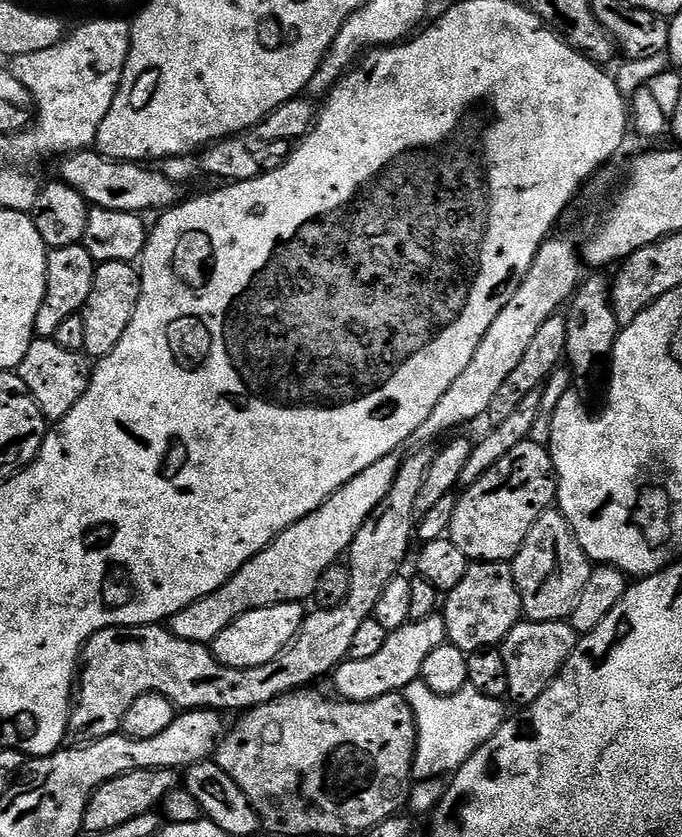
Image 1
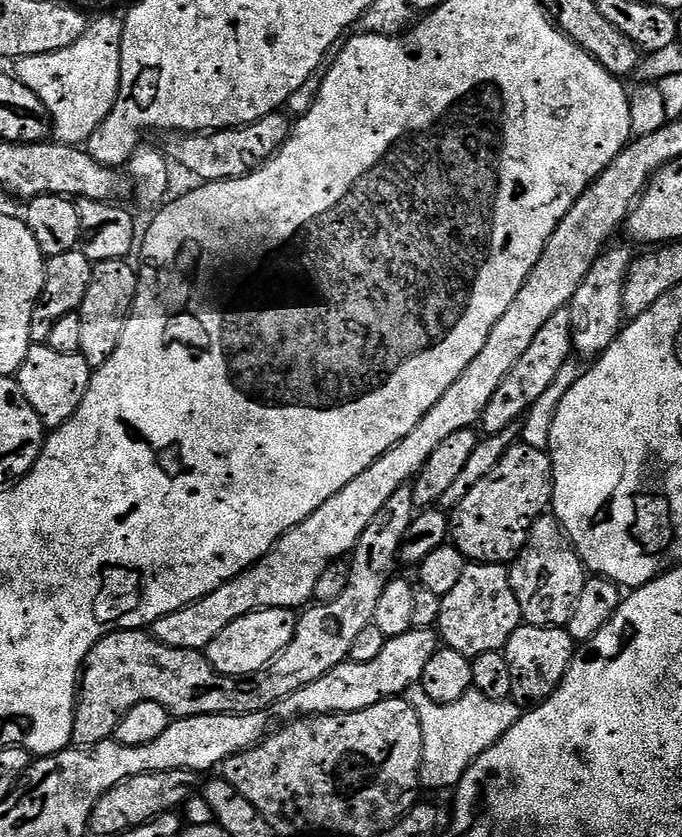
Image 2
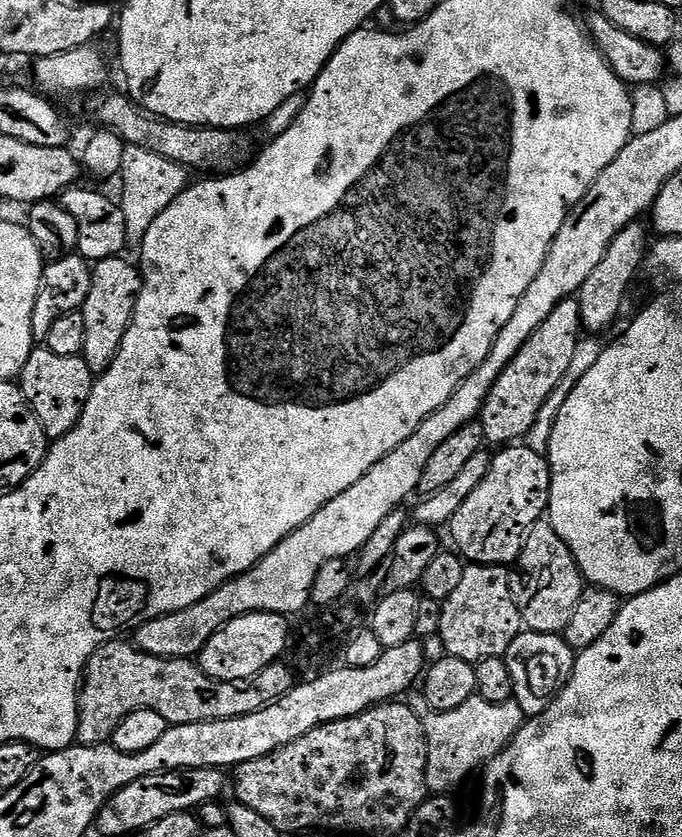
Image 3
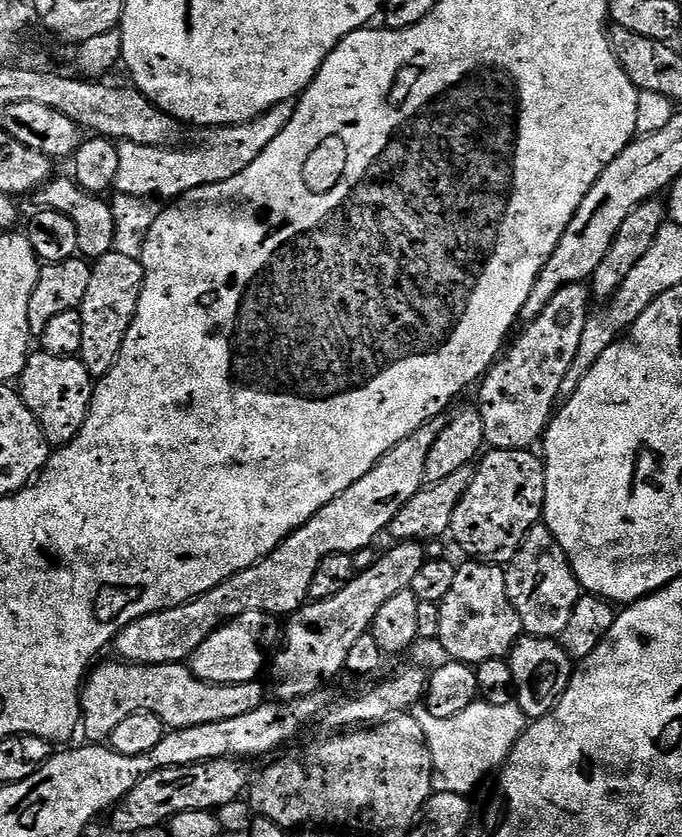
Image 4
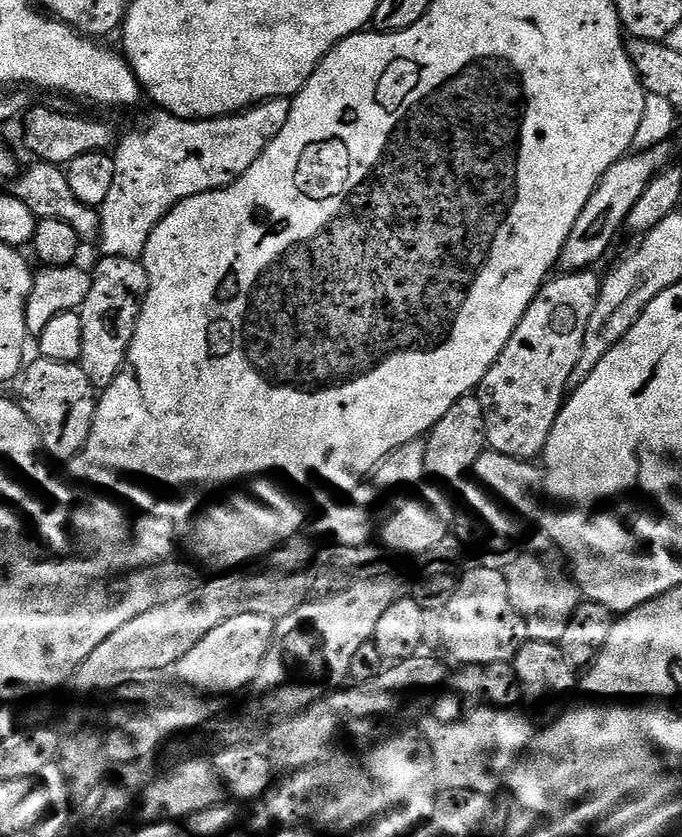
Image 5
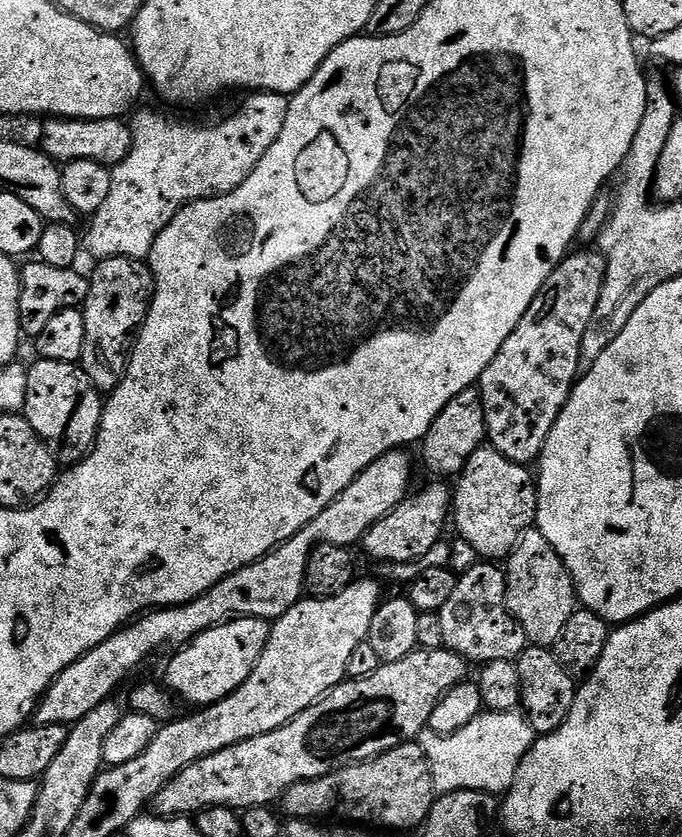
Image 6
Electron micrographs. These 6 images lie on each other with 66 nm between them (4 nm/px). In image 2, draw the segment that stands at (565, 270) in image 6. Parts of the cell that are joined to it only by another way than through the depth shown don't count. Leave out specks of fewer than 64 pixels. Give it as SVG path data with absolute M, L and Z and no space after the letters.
M563 308L558 310L558 314L550 314L546 326L542 326L542 330L538 330L538 335L534 337L534 343L526 349L526 354L522 354L522 359L514 365L514 370L506 374L502 386L498 386L498 391L491 396L486 410L480 416L479 427L483 435L502 434L502 430L523 421L530 406L534 406L534 402L538 402L538 398L542 398L542 394L550 390L550 382L554 382L558 370L566 366L573 352L570 314L568 308Z

